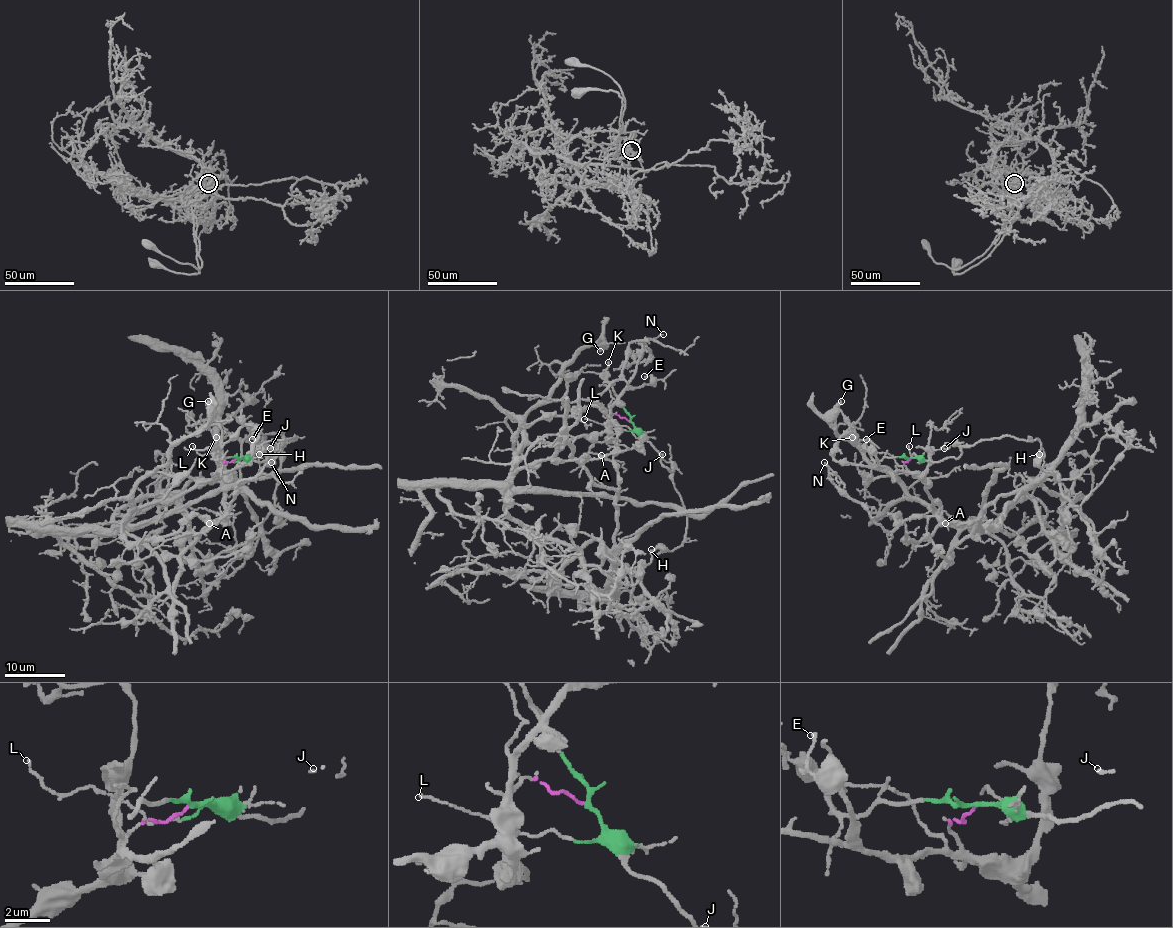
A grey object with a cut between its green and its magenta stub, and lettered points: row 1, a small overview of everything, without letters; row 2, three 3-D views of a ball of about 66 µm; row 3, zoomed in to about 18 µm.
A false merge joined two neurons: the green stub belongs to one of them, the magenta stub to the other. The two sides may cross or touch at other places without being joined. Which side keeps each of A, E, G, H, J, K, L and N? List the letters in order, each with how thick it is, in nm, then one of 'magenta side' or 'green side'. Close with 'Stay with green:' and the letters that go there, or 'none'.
A: 160 nm | magenta side
E: 120 nm | magenta side
G: 280 nm | magenta side
H: 130 nm | green side
J: 140 nm | green side
K: 110 nm | green side
L: 110 nm | green side
N: 120 nm | magenta side
Stay with green: H, J, K, L

